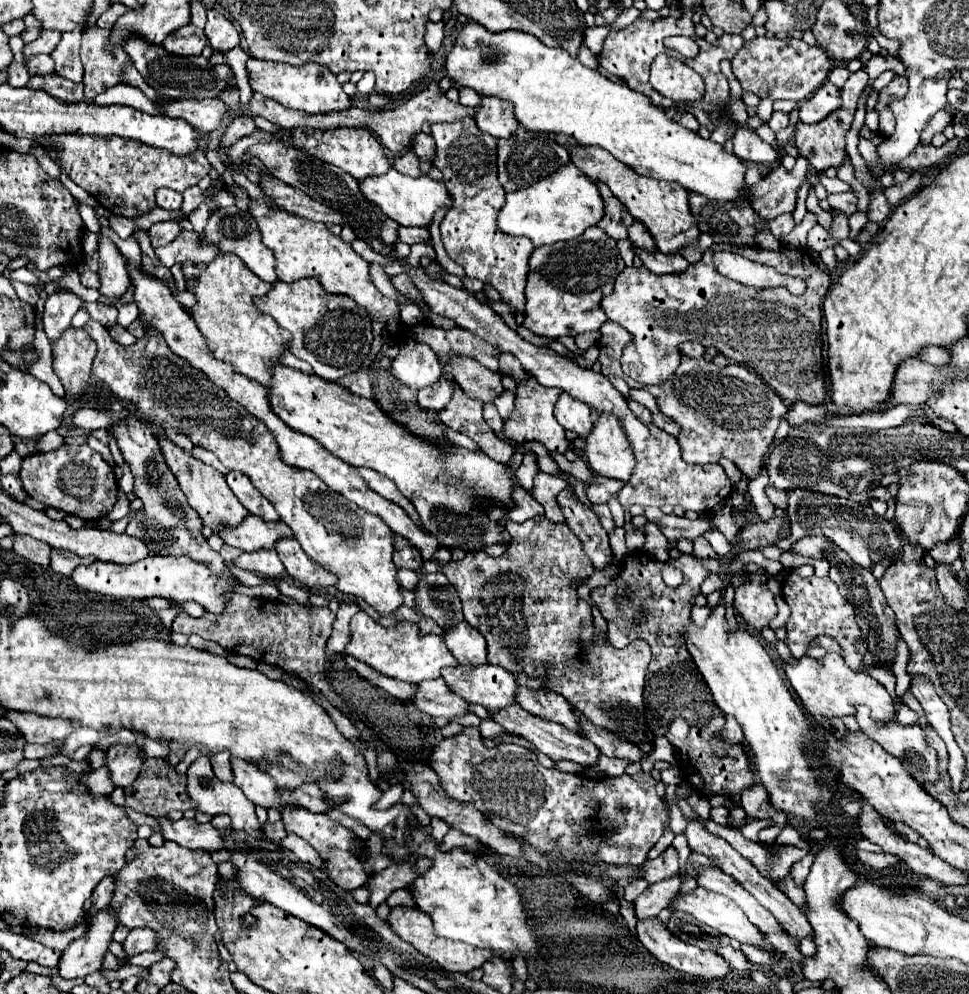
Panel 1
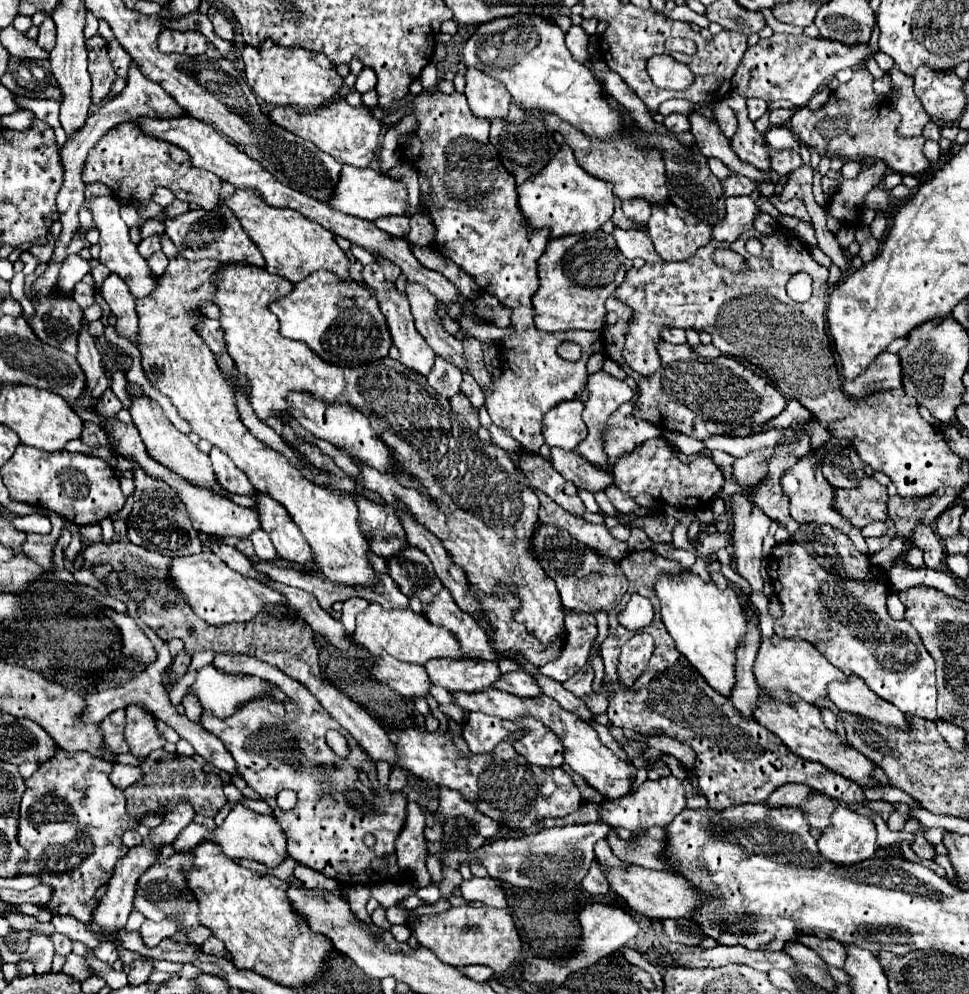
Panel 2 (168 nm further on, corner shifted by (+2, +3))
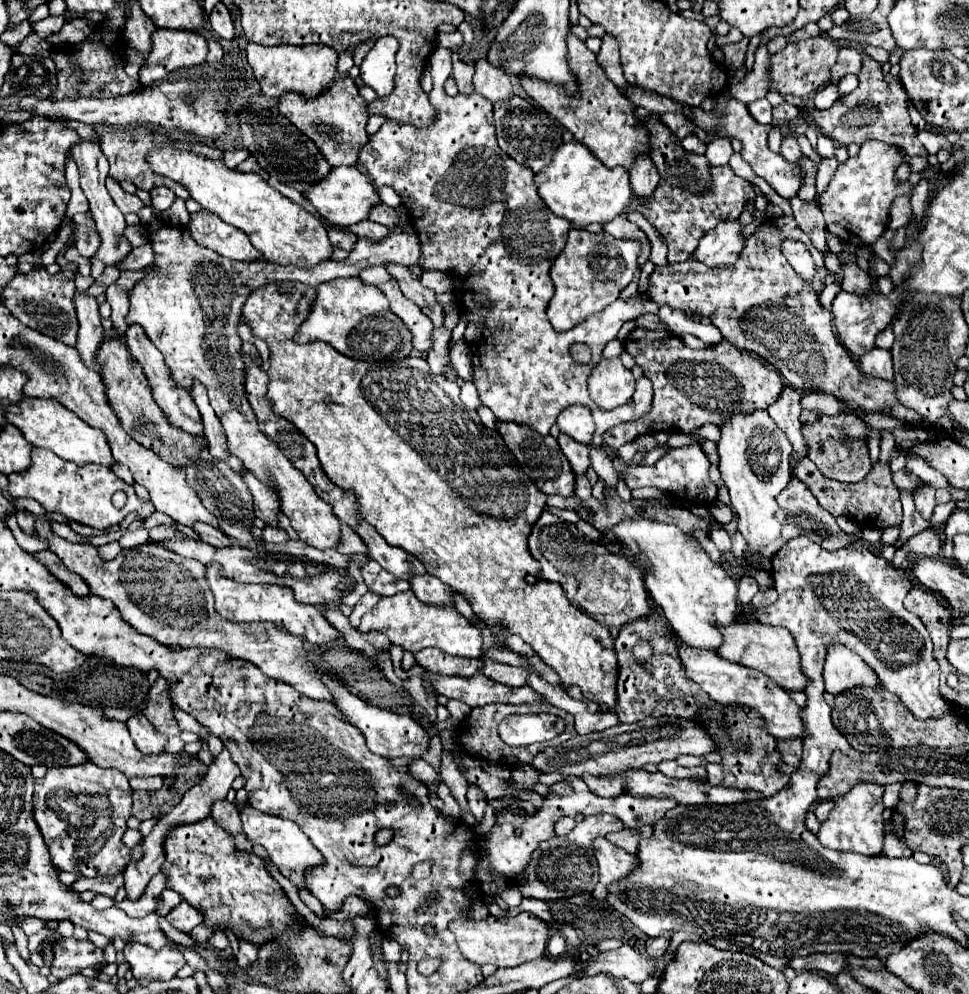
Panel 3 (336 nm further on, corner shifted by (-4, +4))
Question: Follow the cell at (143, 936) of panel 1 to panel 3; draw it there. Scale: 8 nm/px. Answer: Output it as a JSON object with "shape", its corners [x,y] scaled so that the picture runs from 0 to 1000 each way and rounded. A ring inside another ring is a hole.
{"shape":[[[188,905],[182,913],[178,913],[178,915],[173,918],[171,926],[173,926],[180,934],[184,934],[186,938],[196,940],[196,936],[208,928],[208,920],[206,920],[200,911],[196,911],[194,907]]]}

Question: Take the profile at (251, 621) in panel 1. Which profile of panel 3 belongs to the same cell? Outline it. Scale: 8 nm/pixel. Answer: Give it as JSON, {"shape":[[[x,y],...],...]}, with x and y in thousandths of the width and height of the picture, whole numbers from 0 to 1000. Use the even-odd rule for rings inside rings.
{"shape":[[[39,523],[37,533],[39,541],[50,543],[52,553],[66,565],[66,569],[87,581],[95,598],[116,604],[124,614],[126,622],[142,636],[153,638],[175,652],[184,650],[231,654],[239,662],[252,662],[264,668],[275,680],[301,688],[310,698],[318,702],[343,706],[343,696],[328,682],[326,672],[318,664],[314,644],[310,640],[297,638],[293,630],[285,630],[283,626],[246,628],[229,624],[221,616],[221,600],[213,588],[211,569],[204,563],[188,561],[182,555],[175,555],[169,549],[157,545],[124,553],[118,563],[105,563],[99,549],[76,547],[56,539],[52,535],[50,523]]]}

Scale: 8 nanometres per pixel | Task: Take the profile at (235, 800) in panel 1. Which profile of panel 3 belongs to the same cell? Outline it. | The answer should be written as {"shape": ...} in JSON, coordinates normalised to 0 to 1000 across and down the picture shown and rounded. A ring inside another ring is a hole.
{"shape":[[[254,811],[248,817],[248,823],[250,823],[250,833],[252,833],[252,839],[254,839],[256,847],[272,851],[275,857],[279,859],[279,865],[285,869],[285,873],[303,891],[314,891],[314,873],[330,869],[332,867],[332,859],[322,851],[318,841],[312,839],[310,831],[305,831],[305,827],[301,827],[301,825],[293,825],[289,821],[279,821],[279,819],[266,817],[260,811]]]}

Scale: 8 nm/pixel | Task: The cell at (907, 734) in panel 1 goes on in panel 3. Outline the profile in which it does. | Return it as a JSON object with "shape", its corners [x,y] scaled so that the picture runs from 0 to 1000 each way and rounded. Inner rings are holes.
{"shape":[[[863,648],[854,654],[850,668],[850,688],[852,696],[859,700],[871,698],[879,692],[900,692],[908,694],[908,684],[902,674],[879,654]]]}

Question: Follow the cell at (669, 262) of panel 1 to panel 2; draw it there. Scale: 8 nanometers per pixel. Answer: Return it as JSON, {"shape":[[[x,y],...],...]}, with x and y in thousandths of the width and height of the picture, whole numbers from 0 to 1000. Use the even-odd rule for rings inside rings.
{"shape":[[[634,228],[632,238],[636,240],[636,246],[638,246],[638,251],[644,255],[646,261],[663,259],[663,261],[669,263],[669,265],[679,265],[679,263],[683,263],[681,257],[677,255],[677,251],[675,251],[671,238],[669,238],[667,234],[663,234],[663,232],[656,232],[656,230],[644,232],[644,230]]]}

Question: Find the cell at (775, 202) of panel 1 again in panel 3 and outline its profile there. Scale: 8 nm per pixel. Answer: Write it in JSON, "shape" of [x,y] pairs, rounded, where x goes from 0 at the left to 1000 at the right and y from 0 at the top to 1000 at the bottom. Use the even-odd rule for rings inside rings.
{"shape":[[[762,219],[743,223],[722,241],[722,247],[716,252],[716,260],[729,268],[747,268],[757,266],[768,249],[768,235]]]}

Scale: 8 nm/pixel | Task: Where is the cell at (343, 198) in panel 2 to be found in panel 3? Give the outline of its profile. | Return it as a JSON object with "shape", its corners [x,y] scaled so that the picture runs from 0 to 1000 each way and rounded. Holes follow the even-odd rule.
{"shape":[[[347,167],[334,181],[316,191],[314,197],[338,223],[353,227],[363,227],[367,223],[378,221],[384,207],[388,207],[388,203],[394,203],[384,181],[369,167]]]}

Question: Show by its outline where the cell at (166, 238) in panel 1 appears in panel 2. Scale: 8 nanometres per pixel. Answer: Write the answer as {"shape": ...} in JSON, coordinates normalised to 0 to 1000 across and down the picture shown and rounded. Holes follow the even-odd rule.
{"shape":[[[157,236],[157,238],[151,238],[147,240],[147,244],[142,246],[142,255],[153,261],[159,253],[165,253],[165,238],[163,236]]]}

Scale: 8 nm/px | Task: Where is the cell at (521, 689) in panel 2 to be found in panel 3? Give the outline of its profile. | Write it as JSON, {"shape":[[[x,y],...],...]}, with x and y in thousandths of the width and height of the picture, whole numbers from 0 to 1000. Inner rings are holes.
{"shape":[[[499,664],[499,678],[516,688],[535,692],[535,690],[543,690],[545,688],[545,674],[541,670],[524,670],[524,668],[514,668],[508,664]]]}

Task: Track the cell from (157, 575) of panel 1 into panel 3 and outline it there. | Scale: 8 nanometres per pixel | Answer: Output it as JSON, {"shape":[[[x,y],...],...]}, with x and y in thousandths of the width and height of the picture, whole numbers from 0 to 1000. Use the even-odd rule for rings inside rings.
{"shape":[[[213,569],[213,584],[223,602],[223,616],[237,626],[285,626],[295,630],[295,634],[303,640],[312,640],[322,648],[334,648],[349,642],[349,636],[338,628],[338,624],[330,618],[328,612],[320,608],[310,608],[301,602],[301,594],[297,590],[287,588],[248,588],[239,581],[229,579],[227,569]]]}

